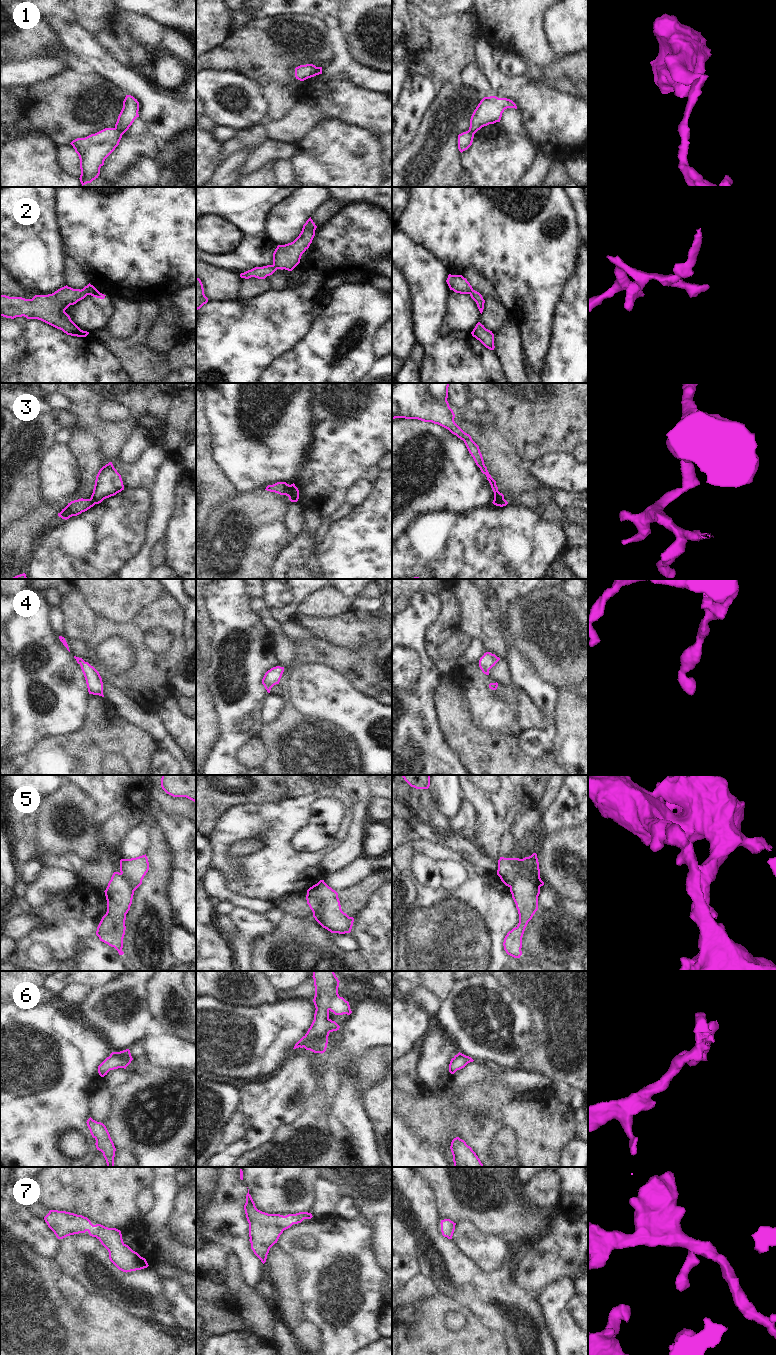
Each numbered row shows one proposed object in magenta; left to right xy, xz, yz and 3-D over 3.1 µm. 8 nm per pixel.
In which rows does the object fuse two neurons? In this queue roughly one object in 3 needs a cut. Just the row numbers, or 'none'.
1, 3, 5

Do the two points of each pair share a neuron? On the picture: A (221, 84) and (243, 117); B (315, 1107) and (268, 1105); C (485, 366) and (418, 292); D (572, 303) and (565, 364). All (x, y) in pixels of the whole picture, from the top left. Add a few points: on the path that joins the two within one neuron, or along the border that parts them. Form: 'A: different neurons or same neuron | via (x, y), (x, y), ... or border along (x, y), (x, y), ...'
A: same neuron | via (214, 95), (215, 102), (223, 110), (232, 113)
B: different neurons | border along (318, 1088), (308, 1099), (302, 1112), (288, 1124)
C: same neuron | via (462, 345), (446, 344), (428, 326), (428, 315)
D: same neuron | via (572, 318), (572, 349)

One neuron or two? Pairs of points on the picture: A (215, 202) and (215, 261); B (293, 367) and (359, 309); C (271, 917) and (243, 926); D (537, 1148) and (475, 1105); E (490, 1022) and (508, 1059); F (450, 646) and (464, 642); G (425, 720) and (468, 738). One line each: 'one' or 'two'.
A: one
B: one
C: one
D: one
E: one
F: one
G: two

